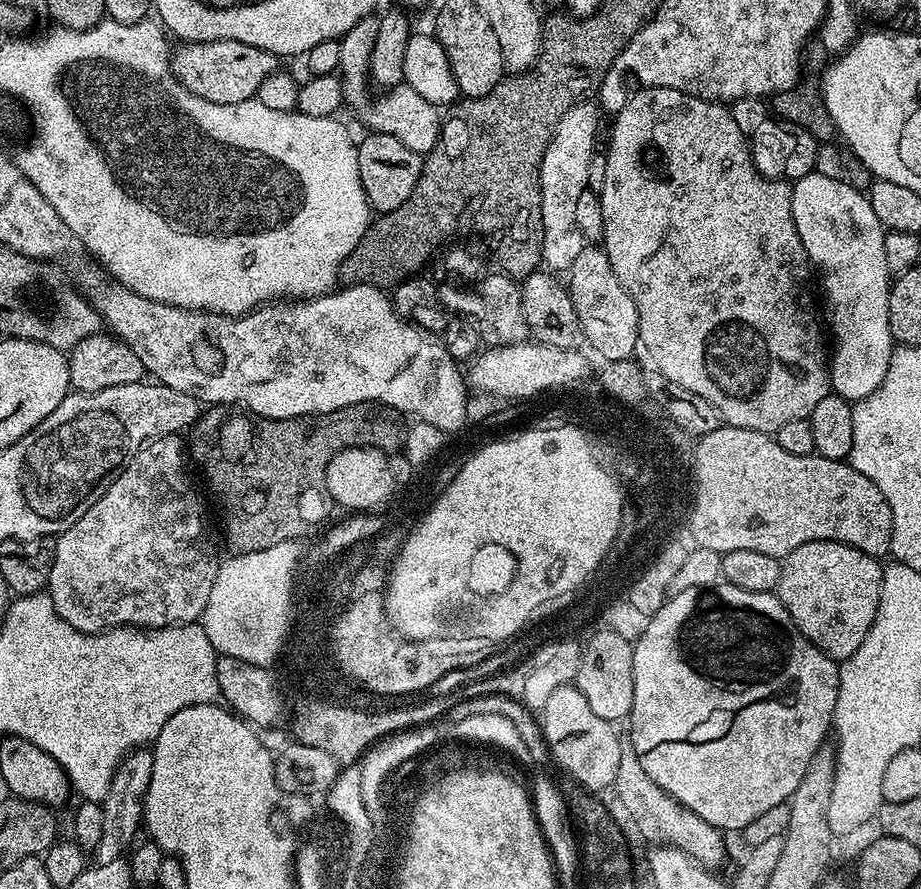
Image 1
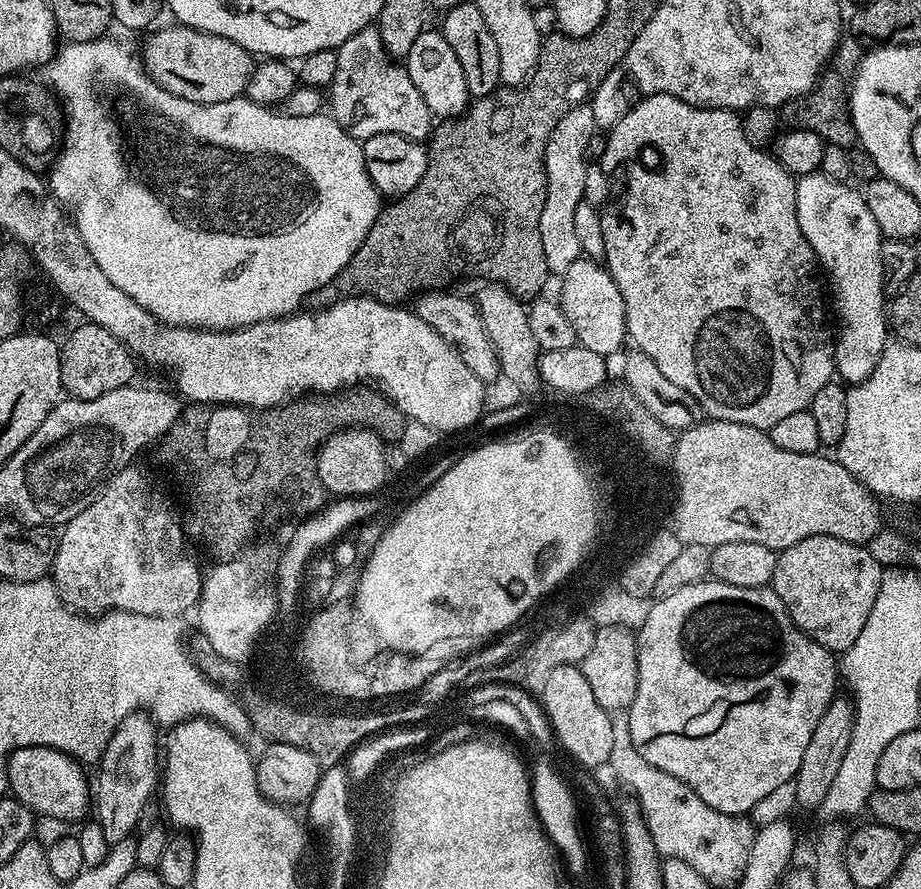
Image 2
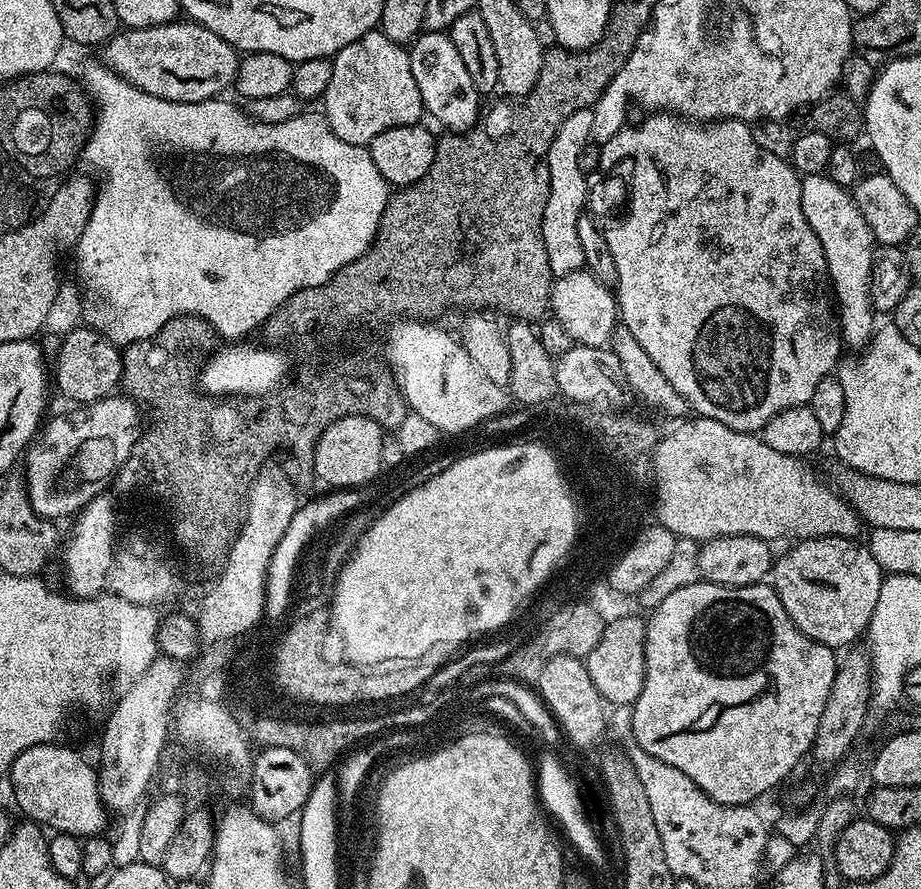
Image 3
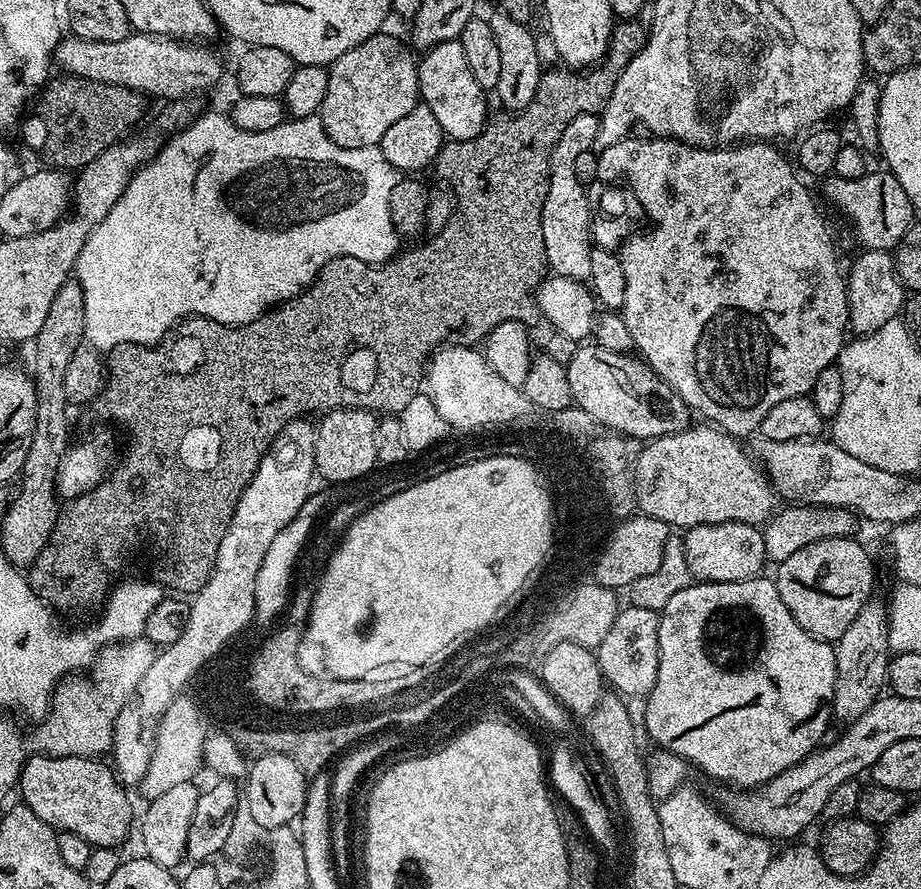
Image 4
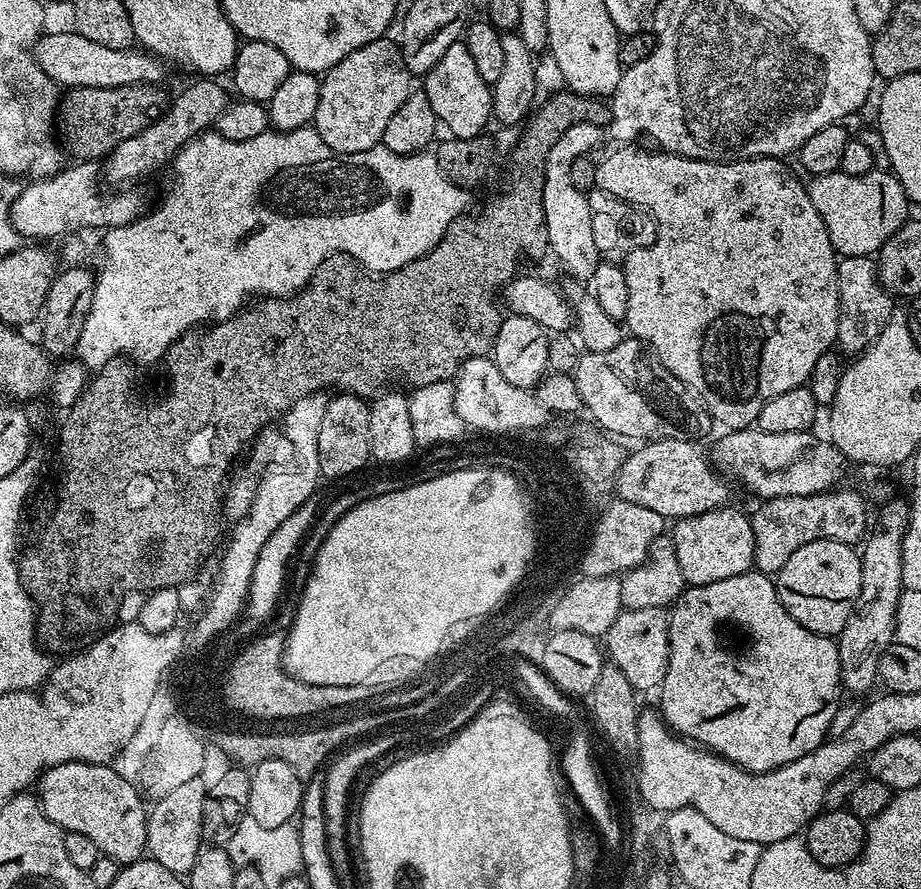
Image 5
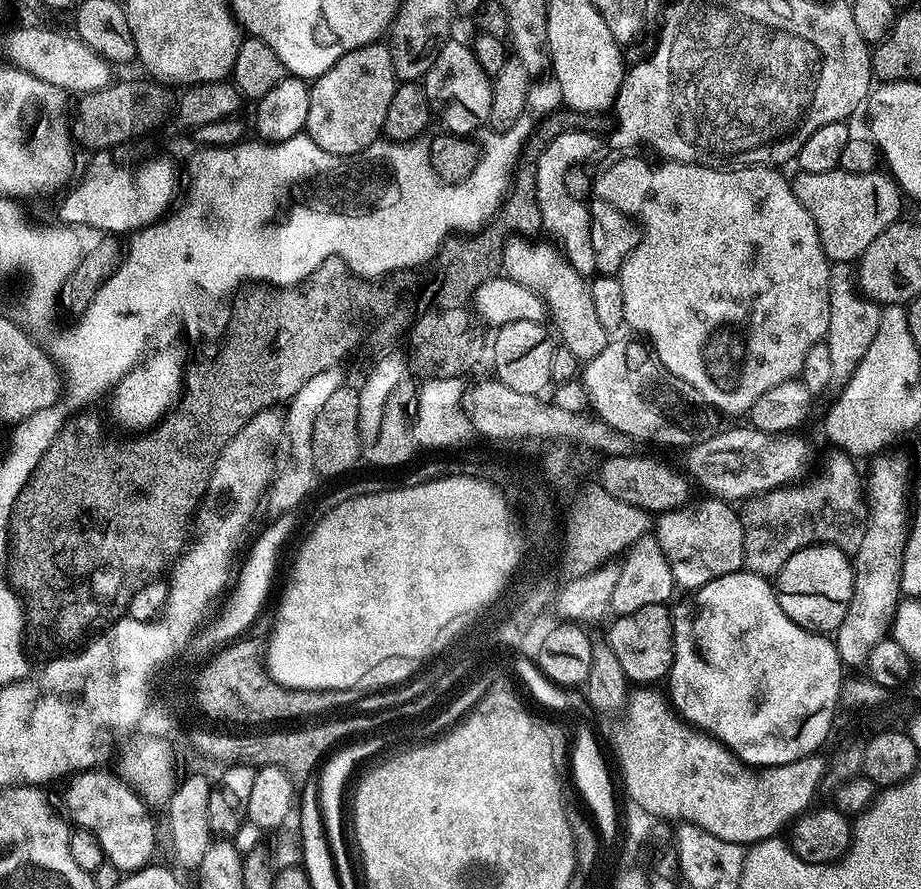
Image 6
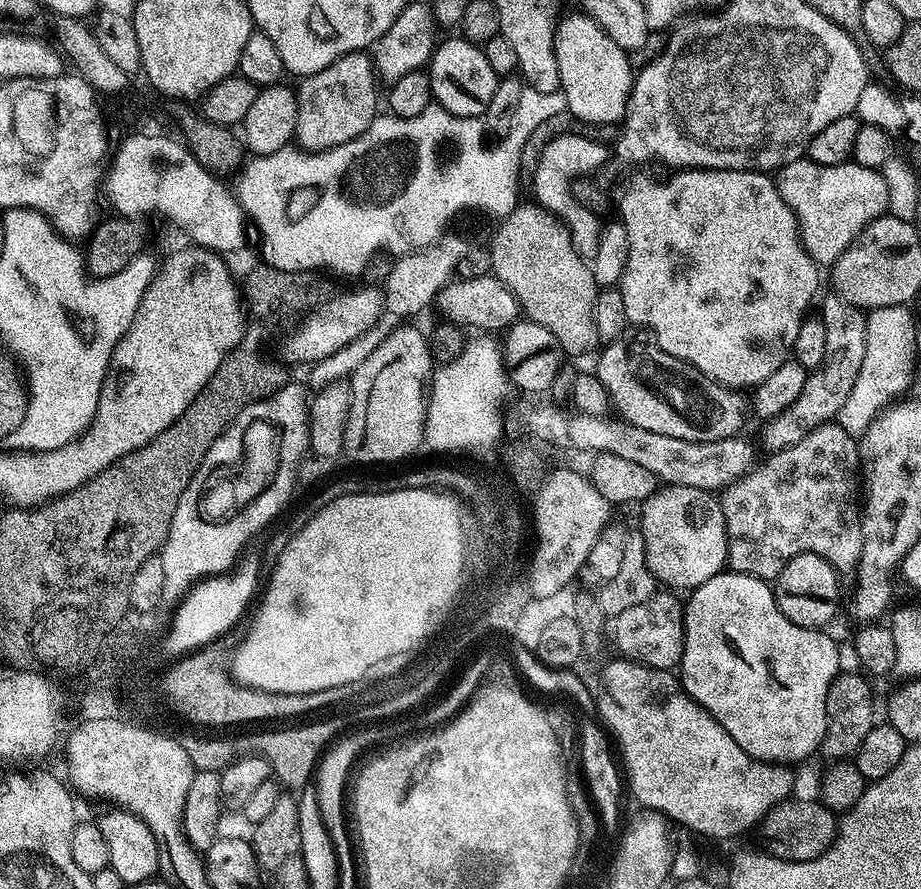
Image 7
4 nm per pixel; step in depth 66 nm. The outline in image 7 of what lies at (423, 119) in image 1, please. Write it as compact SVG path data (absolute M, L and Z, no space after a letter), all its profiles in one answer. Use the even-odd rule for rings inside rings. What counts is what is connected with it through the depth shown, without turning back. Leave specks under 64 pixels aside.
M367 51L351 52L318 70L313 76L305 76L299 81L300 88L296 92L298 102L298 122L296 123L295 143L301 149L309 152L326 152L337 148L361 136L376 120L378 109L376 103L381 103L382 92L376 89L378 72L374 60Z

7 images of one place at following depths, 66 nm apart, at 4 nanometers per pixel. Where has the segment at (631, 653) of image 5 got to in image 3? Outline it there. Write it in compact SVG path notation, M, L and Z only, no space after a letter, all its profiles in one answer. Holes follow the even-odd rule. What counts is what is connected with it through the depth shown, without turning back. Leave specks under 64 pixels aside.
M633 614L605 623L598 638L598 646L594 646L586 657L590 678L593 679L594 686L598 686L598 694L602 694L604 701L612 706L616 704L633 705L638 694L642 694L646 674L646 624L643 619L639 620L638 616Z

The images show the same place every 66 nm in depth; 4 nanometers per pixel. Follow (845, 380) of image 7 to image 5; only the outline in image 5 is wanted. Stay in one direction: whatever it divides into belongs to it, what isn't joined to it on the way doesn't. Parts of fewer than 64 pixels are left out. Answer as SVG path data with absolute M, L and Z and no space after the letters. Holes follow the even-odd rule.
M840 256L836 262L836 288L840 292L840 313L838 314L839 351L859 354L865 352L882 334L882 326L886 326L894 311L893 297L874 275L872 256Z

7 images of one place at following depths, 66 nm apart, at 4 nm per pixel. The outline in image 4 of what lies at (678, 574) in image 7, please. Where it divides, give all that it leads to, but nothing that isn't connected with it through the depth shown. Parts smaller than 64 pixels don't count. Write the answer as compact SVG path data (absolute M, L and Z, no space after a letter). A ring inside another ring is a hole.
M722 522L721 524L703 524L687 529L682 536L686 566L690 566L693 581L705 584L718 582L738 582L752 580L765 571L766 557L764 554L764 534L757 525L743 524L742 522Z

